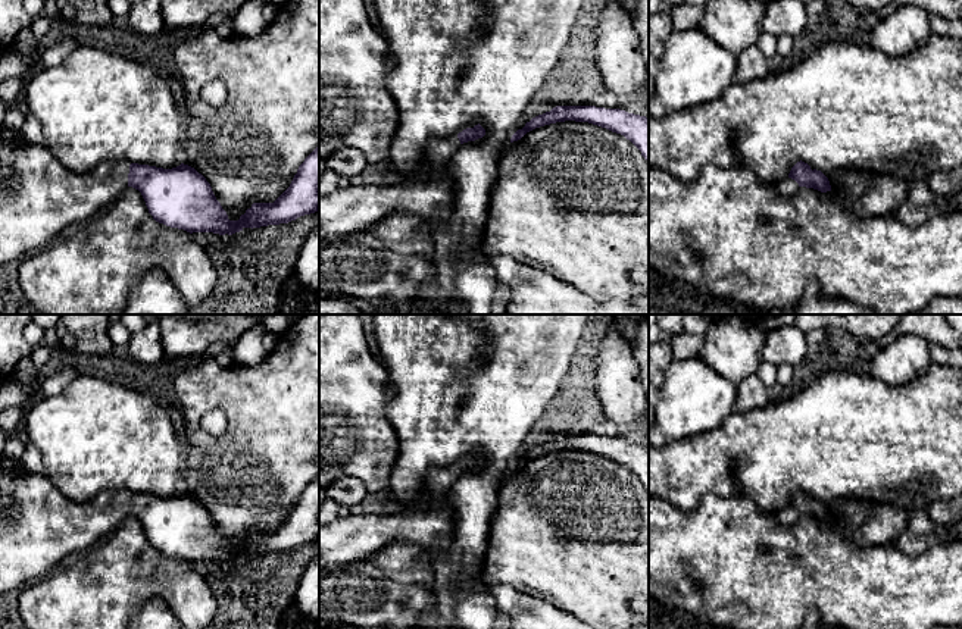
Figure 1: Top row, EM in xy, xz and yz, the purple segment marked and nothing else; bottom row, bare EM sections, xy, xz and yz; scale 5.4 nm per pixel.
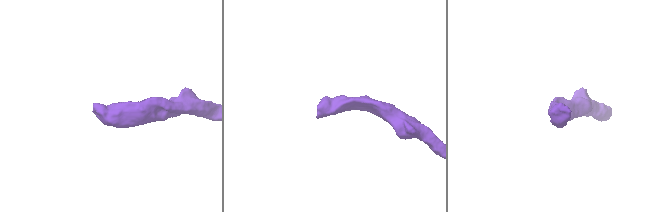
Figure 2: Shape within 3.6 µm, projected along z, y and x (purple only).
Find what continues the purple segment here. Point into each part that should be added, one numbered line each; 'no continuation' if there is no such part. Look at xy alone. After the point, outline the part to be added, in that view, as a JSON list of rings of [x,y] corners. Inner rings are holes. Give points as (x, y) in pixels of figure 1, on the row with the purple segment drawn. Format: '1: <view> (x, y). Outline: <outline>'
1: xy (40, 197). Outline: [[[0,126],[0,269],[12,262],[29,257],[54,241],[54,238],[72,223],[93,219],[104,206],[115,201],[128,187],[128,160],[101,162],[90,173],[75,173],[65,168],[44,145],[29,144],[21,134]]]

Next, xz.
1: xz (439, 152). Outline: [[[452,135],[450,138],[430,140],[425,148],[427,168],[434,173],[440,173],[452,159],[453,153],[459,148],[459,145],[460,141],[457,135]]]

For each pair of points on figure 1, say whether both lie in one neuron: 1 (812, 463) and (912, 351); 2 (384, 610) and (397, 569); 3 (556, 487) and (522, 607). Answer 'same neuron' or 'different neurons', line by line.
1: different neurons
2: different neurons
3: different neurons

